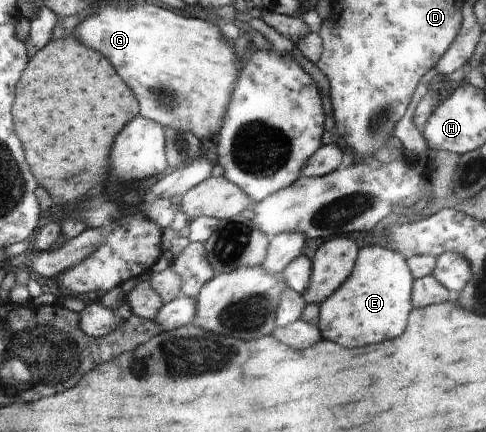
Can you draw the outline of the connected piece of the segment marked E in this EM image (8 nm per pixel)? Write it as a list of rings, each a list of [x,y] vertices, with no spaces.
[[[376,244],[362,247],[357,253],[354,269],[349,278],[319,305],[317,327],[322,337],[330,339],[342,347],[362,347],[362,345],[372,345],[372,343],[380,343],[384,339],[398,337],[406,329],[408,315],[413,308],[411,293],[415,279],[405,258],[394,249],[390,249],[390,247],[386,249],[386,247]]]

